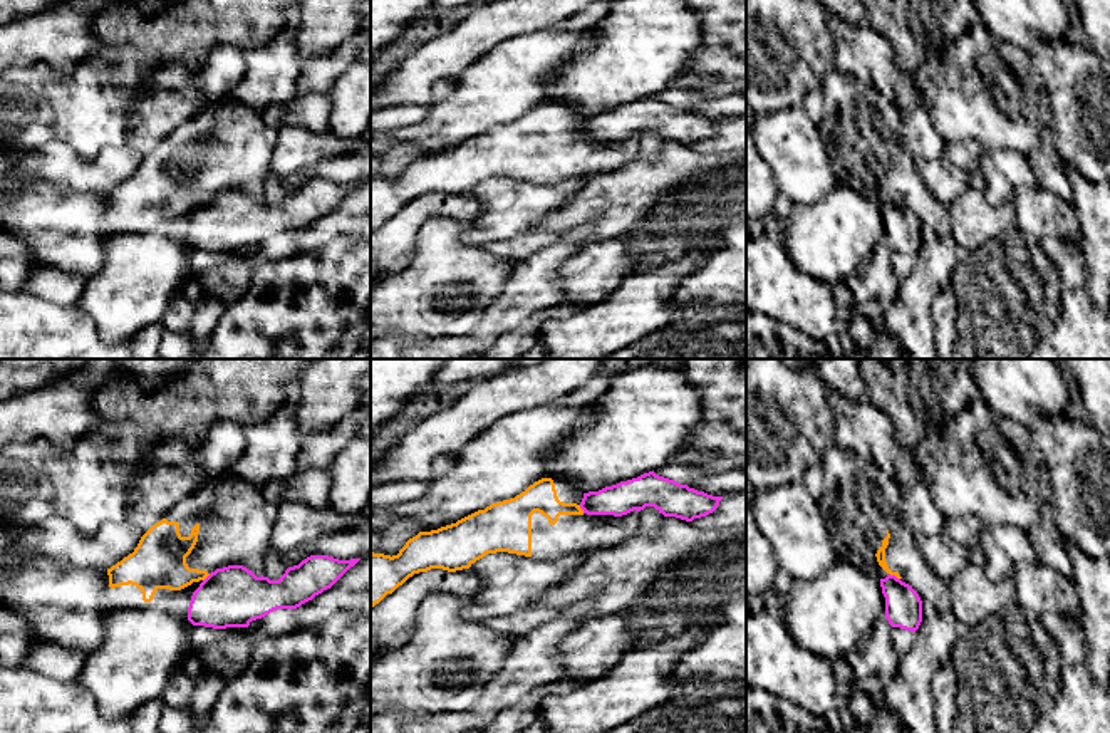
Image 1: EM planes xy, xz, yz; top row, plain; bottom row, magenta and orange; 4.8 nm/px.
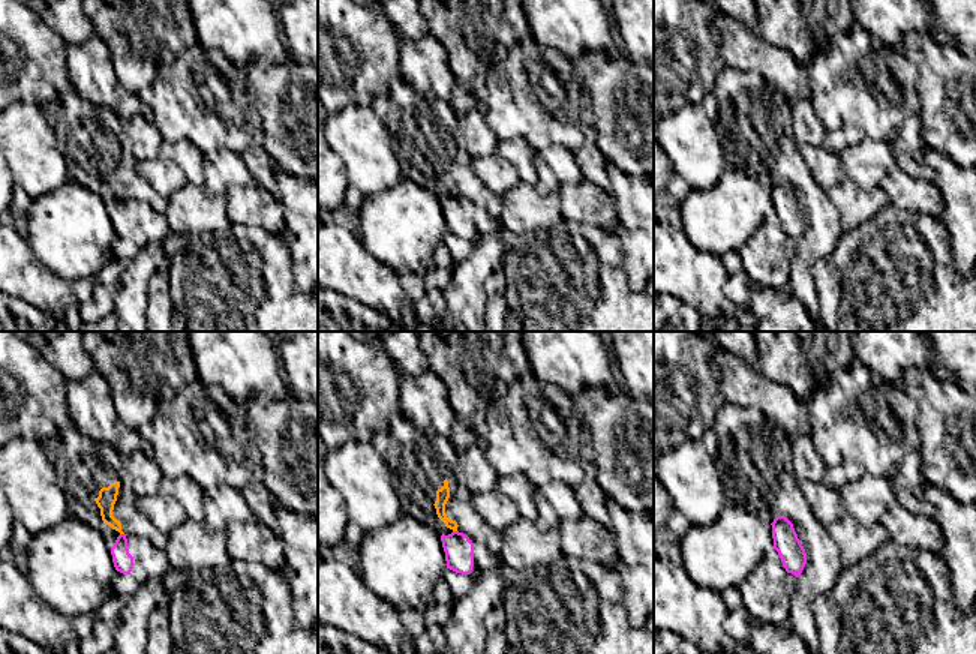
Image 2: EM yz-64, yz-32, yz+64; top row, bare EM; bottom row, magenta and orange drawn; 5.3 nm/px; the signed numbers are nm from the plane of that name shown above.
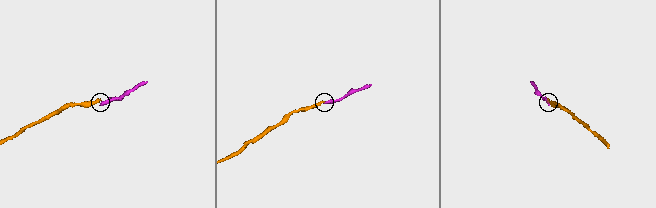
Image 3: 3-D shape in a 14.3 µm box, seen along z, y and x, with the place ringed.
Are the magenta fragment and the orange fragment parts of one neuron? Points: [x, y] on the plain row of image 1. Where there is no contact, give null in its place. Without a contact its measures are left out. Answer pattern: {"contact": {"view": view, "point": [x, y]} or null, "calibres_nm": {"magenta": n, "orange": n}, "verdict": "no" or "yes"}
{"contact": {"view": "yz", "point": [894, 200]}, "calibres_nm": {"magenta": 180, "orange": 50}, "verdict": "no"}

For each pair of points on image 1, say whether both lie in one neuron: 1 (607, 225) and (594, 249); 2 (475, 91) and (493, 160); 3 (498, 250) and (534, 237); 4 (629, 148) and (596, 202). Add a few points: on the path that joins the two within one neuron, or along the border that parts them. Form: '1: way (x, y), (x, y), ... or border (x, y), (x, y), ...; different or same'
1: border (624, 232), (587, 242), (579, 250); different
2: border (493, 126), (450, 150); different
3: way (507, 250), (525, 245); same
4: border (639, 155), (622, 166), (592, 178); different

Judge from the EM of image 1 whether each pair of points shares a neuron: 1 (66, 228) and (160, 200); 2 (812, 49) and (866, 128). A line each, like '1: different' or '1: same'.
1: different
2: different

